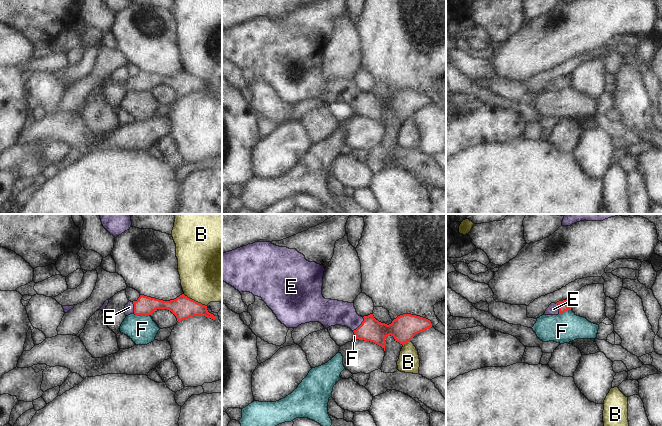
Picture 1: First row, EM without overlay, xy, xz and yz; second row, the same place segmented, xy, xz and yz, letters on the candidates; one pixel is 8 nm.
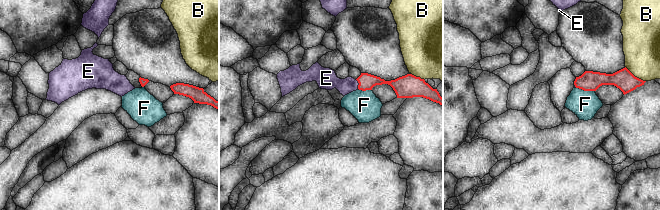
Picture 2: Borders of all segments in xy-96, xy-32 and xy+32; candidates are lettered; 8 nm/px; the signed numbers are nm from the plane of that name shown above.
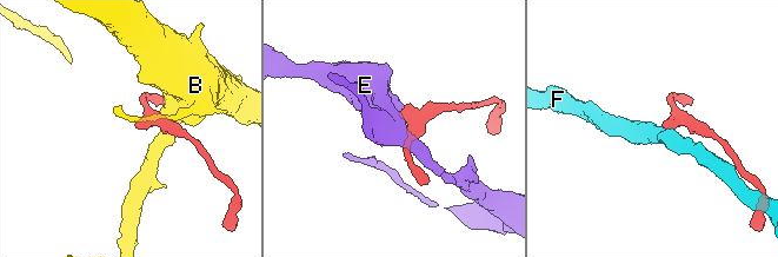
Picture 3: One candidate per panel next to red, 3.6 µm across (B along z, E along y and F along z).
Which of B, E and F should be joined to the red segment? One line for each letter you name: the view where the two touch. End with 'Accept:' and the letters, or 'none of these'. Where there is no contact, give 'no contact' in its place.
E: contact in xz
Accept: E

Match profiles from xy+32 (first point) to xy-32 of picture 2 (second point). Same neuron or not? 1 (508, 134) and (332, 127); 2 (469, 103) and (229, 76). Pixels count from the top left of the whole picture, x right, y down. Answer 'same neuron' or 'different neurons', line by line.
1: different neurons
2: same neuron

